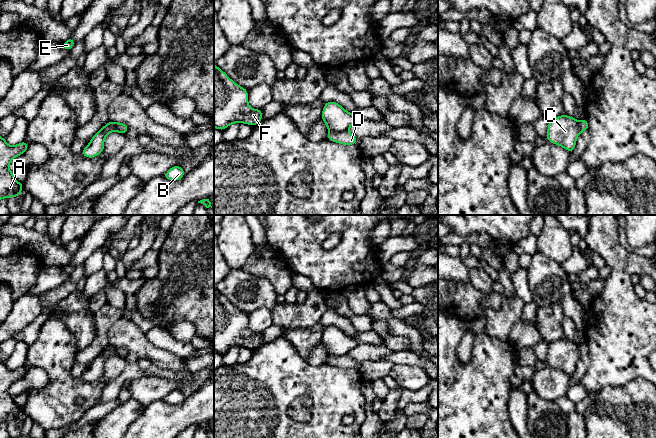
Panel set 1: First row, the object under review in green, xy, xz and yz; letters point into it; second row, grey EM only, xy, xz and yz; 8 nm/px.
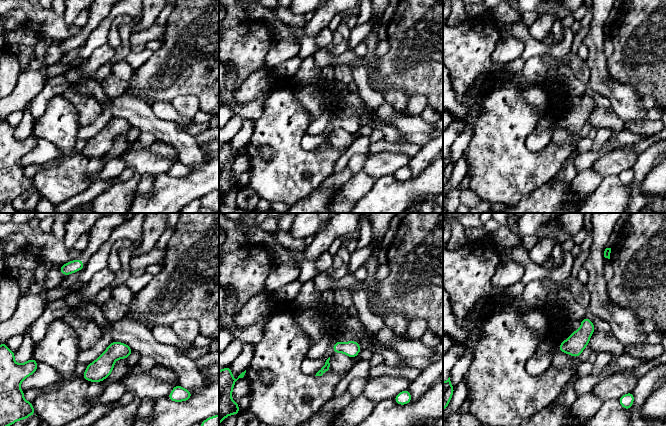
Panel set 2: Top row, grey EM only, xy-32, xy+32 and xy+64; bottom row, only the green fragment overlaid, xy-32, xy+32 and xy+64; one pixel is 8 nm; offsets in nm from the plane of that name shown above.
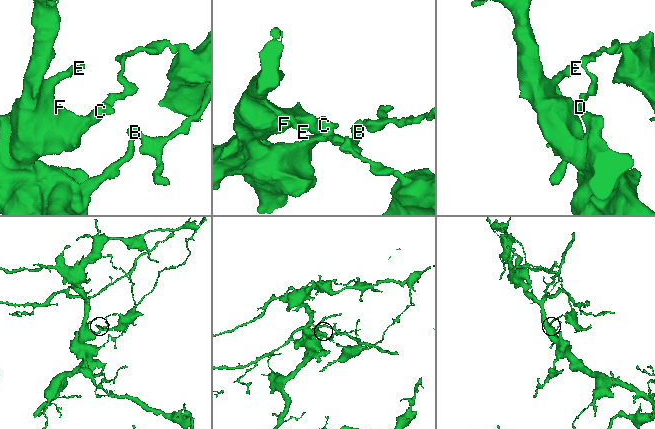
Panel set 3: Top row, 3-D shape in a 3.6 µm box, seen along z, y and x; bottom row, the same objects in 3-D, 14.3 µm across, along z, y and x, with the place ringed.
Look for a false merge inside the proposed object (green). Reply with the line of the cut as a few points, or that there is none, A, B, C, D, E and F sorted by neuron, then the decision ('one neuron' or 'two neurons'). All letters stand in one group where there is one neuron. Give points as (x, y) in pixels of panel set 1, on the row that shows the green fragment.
cut xz (345, 130), (330, 132); groups A B C E F / D; two neurons

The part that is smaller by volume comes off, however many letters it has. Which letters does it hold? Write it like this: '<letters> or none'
D

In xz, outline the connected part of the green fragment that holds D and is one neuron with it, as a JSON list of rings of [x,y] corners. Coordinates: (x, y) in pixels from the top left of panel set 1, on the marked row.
[[[344,131],[338,133],[330,132],[326,139],[342,145],[356,145],[358,138],[356,138],[350,132]]]

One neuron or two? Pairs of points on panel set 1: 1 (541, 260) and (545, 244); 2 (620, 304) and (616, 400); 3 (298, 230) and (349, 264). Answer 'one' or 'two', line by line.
1: two
2: two
3: one

